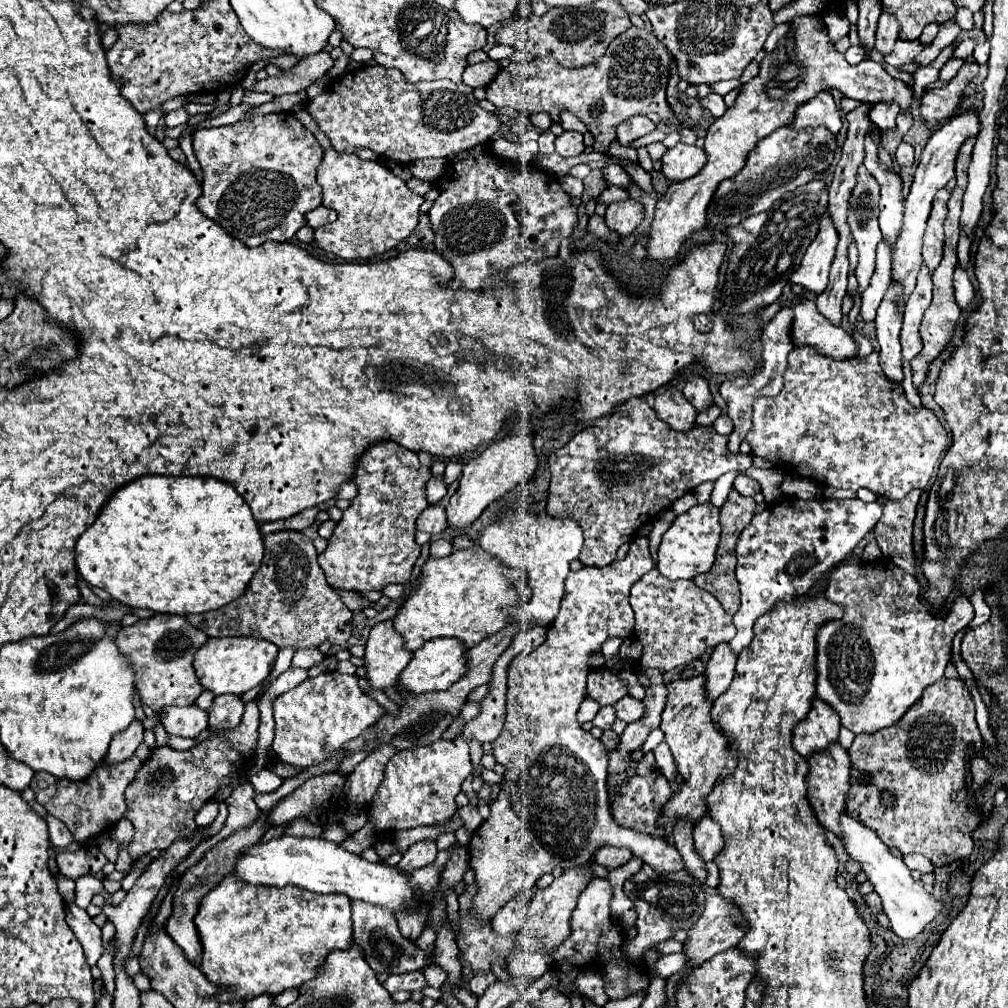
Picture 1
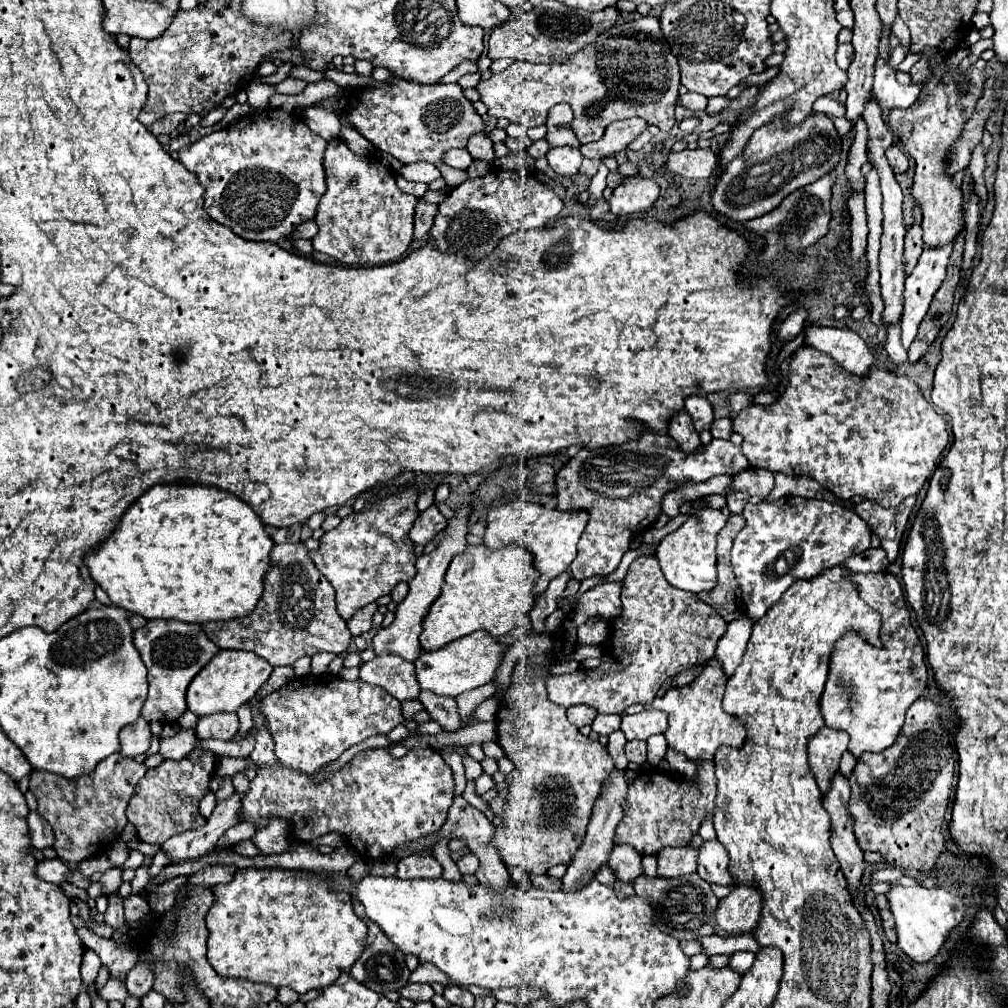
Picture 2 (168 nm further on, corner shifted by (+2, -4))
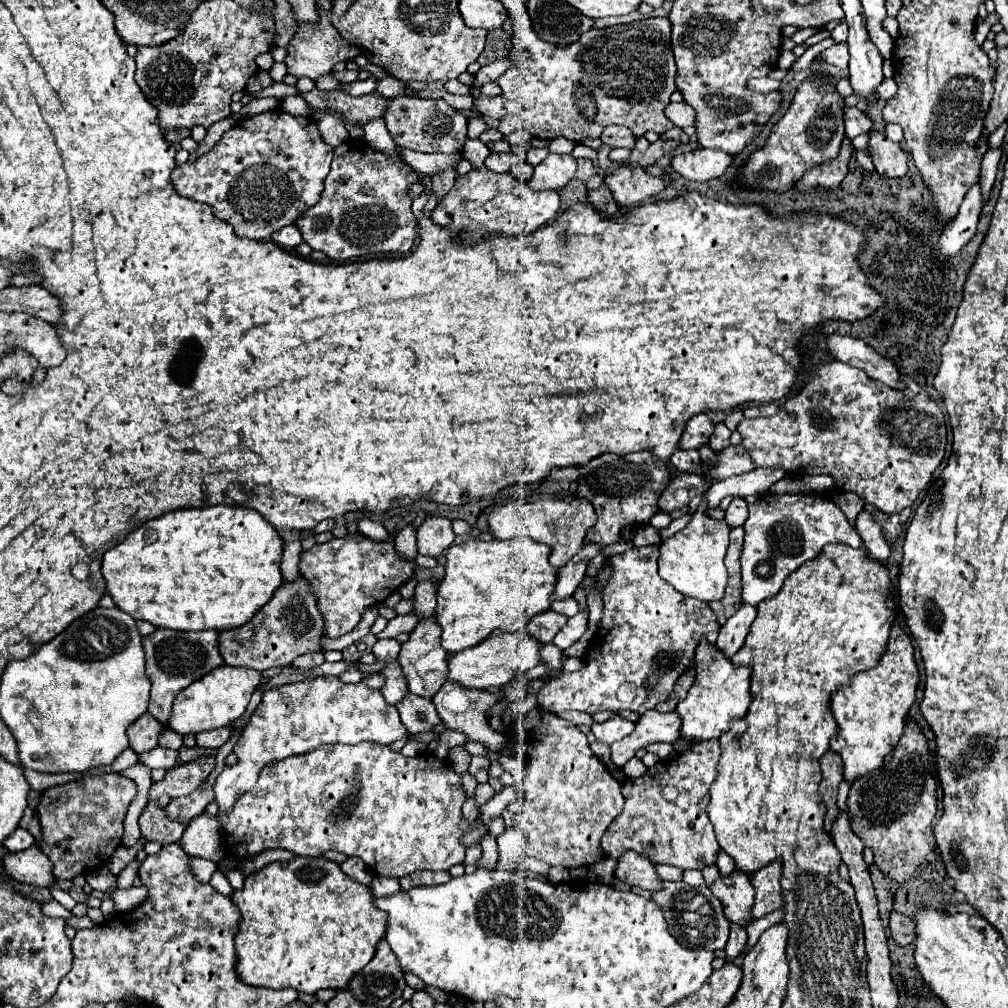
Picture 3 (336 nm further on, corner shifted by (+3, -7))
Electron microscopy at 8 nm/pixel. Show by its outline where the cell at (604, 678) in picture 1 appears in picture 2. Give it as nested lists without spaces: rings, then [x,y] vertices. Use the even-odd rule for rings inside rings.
[[[641,555],[629,565],[621,581],[621,603],[621,617],[611,621],[607,651],[601,655],[603,663],[595,669],[547,677],[549,701],[565,709],[583,703],[597,713],[617,715],[633,703],[649,705],[667,677],[715,657],[715,645],[727,629],[727,623],[711,605],[665,581],[655,555]]]

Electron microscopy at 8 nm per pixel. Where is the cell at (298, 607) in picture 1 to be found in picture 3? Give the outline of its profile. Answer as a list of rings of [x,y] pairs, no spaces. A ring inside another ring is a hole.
[[[304,576],[292,582],[284,582],[276,588],[272,600],[258,610],[258,614],[244,626],[222,630],[218,634],[220,654],[228,666],[248,666],[254,670],[290,666],[296,656],[310,652],[324,652],[320,640],[324,638],[324,616],[318,608],[318,600],[312,594],[312,584]]]

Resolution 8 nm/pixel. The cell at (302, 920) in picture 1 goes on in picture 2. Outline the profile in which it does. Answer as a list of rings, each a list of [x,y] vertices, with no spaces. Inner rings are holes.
[[[243,869],[235,873],[231,883],[213,887],[213,893],[217,901],[207,913],[207,957],[221,977],[247,979],[267,983],[277,989],[289,987],[299,993],[307,993],[309,989],[325,989],[335,983],[341,971],[349,971],[365,949],[367,925],[355,915],[349,893],[325,889],[325,885],[313,885],[311,881],[305,881],[305,877],[297,877],[293,869]]]

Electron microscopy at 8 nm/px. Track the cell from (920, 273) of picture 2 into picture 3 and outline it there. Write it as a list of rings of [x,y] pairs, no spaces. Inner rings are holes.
[[[974,184],[962,206],[960,212],[956,216],[956,220],[952,220],[952,224],[948,224],[940,236],[940,252],[948,258],[960,252],[962,246],[966,246],[974,234],[976,234],[976,226],[978,226],[978,218],[980,218],[980,210],[982,210],[982,198],[980,198],[980,188],[978,184]]]

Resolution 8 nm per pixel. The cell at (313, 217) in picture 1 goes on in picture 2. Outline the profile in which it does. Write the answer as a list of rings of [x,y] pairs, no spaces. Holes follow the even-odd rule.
[[[305,221],[297,229],[293,229],[291,239],[311,239],[311,237],[315,237],[315,233],[317,233],[315,221]]]

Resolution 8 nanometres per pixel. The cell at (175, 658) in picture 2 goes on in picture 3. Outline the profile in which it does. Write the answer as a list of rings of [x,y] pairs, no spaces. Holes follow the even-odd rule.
[[[156,628],[152,634],[142,638],[142,646],[146,652],[146,676],[152,682],[148,712],[162,724],[168,722],[172,712],[172,702],[186,686],[200,680],[206,672],[220,666],[224,660],[218,652],[218,632],[216,630],[200,630],[200,632],[178,632]]]

